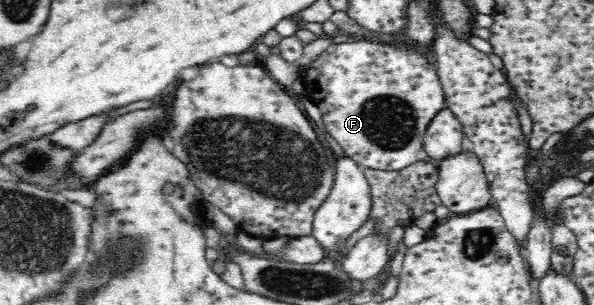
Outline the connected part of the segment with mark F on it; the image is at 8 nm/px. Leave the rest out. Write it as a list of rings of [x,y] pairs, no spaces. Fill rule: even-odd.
[[[360,38],[357,42],[346,40],[340,44],[330,44],[330,46],[317,59],[306,67],[304,72],[299,75],[302,84],[304,84],[304,96],[318,105],[320,110],[320,120],[326,128],[326,132],[338,142],[346,155],[356,162],[359,166],[379,171],[399,171],[411,164],[416,164],[423,157],[423,138],[428,124],[436,116],[438,110],[445,106],[444,94],[438,75],[436,75],[435,64],[430,64],[426,56],[421,55],[413,48],[404,46],[395,46],[394,44],[382,44]]]

